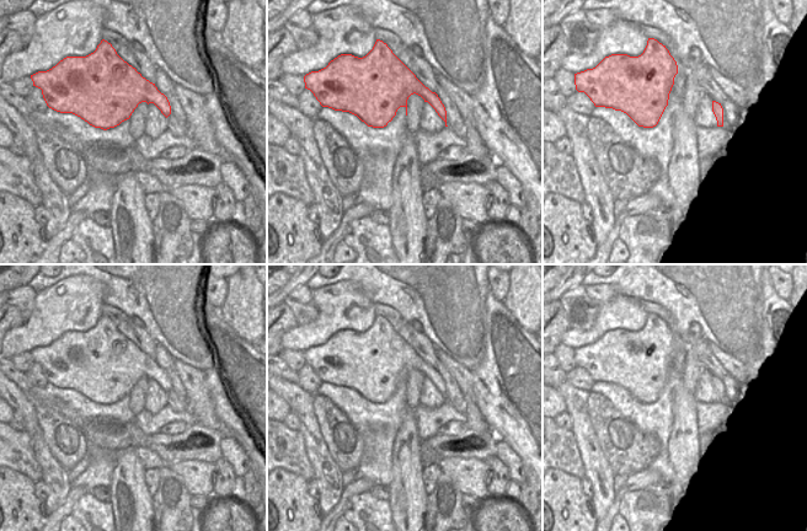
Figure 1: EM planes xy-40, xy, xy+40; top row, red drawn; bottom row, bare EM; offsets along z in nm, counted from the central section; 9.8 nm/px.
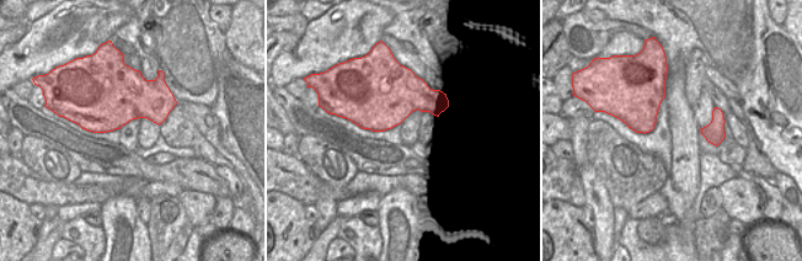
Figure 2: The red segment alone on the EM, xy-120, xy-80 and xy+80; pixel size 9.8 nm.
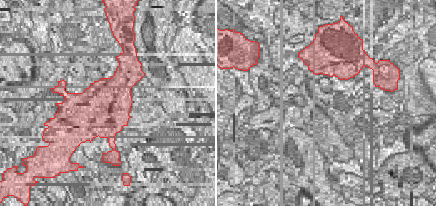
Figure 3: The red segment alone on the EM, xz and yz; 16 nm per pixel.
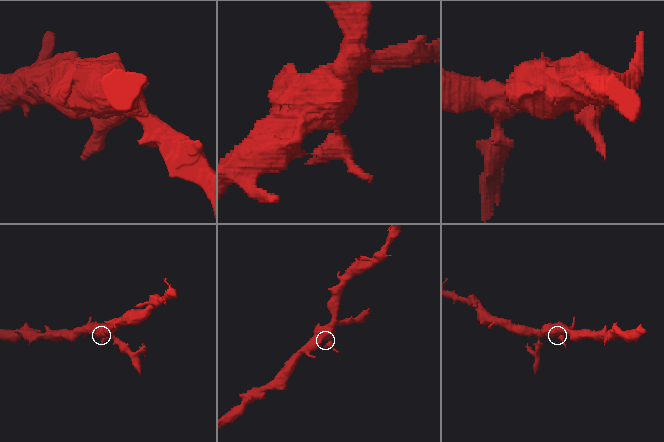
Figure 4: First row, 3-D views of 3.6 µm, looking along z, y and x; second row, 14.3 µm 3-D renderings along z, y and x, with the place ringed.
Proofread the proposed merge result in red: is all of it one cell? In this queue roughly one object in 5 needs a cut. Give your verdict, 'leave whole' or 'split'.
leave whole

